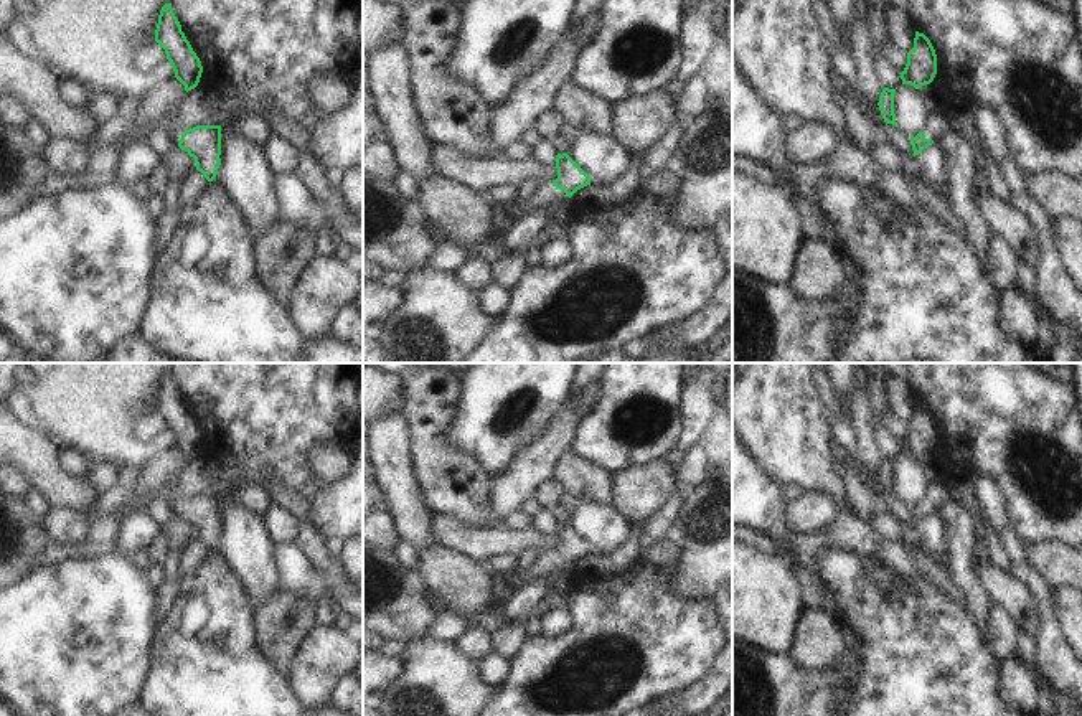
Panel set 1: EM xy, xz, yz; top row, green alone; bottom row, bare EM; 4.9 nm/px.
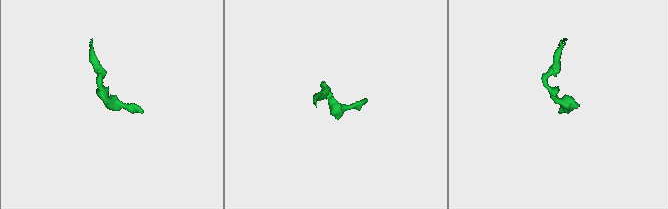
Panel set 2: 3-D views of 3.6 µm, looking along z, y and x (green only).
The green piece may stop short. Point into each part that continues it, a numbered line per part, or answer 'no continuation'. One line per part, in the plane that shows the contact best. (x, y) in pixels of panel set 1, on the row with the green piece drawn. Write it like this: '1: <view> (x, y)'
1: xz (545, 195)

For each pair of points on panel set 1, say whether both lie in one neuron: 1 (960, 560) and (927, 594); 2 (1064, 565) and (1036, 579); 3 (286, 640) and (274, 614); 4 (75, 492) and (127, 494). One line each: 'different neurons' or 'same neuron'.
1: different neurons
2: different neurons
3: same neuron
4: different neurons

